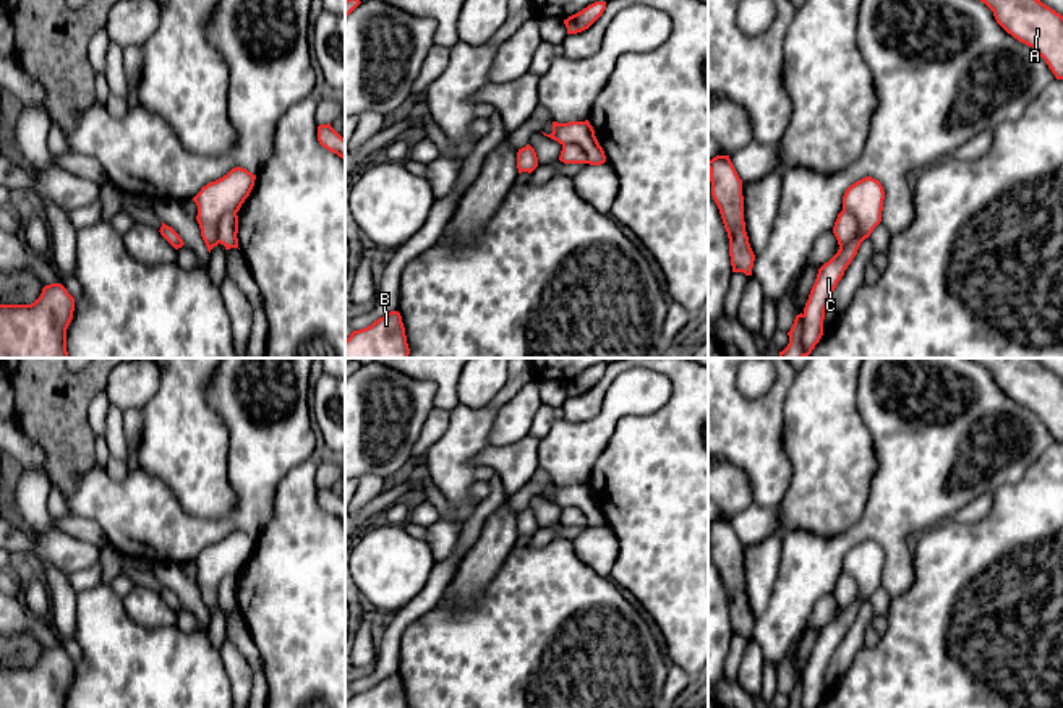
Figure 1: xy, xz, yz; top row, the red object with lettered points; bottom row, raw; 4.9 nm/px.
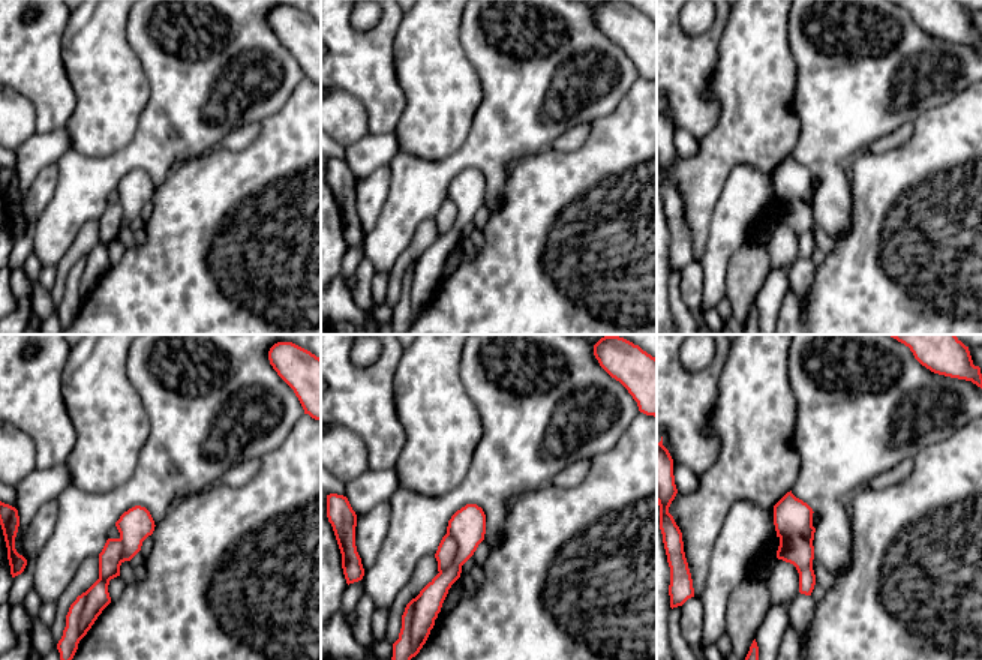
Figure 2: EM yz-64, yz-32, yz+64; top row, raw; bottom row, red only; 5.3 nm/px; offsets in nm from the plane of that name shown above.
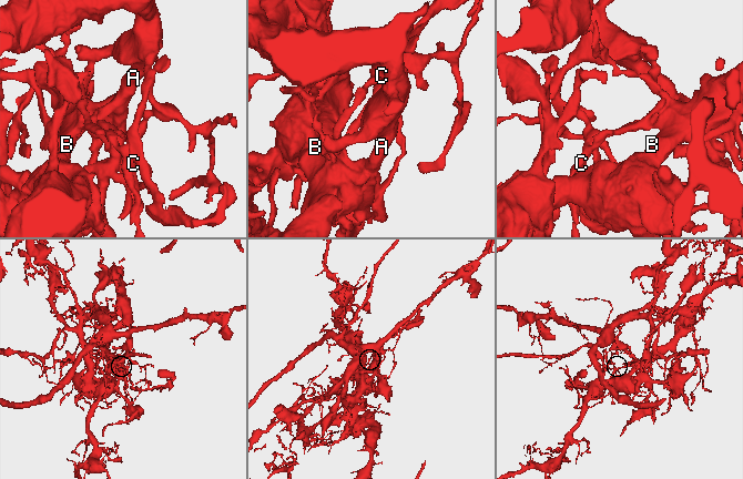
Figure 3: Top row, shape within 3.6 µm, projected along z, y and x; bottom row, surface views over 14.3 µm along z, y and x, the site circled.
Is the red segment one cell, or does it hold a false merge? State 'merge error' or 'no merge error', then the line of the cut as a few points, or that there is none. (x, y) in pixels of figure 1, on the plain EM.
merge error; cut in yz along (843, 571), (858, 584), (859, 597), (840, 609)

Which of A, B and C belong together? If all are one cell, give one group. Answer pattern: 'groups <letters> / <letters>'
groups A C / B

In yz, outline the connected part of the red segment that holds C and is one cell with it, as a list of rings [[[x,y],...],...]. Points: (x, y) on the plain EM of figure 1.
[[[865,540],[846,552],[843,572],[859,583],[860,598],[849,608],[839,609],[838,616],[818,632],[804,671],[802,708],[817,708],[820,705],[826,667],[844,633],[857,617],[860,606],[882,585],[883,562],[883,549],[872,540]]]

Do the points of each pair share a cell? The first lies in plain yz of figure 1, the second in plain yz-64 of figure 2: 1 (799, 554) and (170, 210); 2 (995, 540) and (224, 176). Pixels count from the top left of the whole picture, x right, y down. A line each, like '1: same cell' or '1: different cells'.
1: different cells
2: same cell

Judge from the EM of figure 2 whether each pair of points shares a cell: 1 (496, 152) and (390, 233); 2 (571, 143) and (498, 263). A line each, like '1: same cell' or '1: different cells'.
1: same cell
2: different cells

